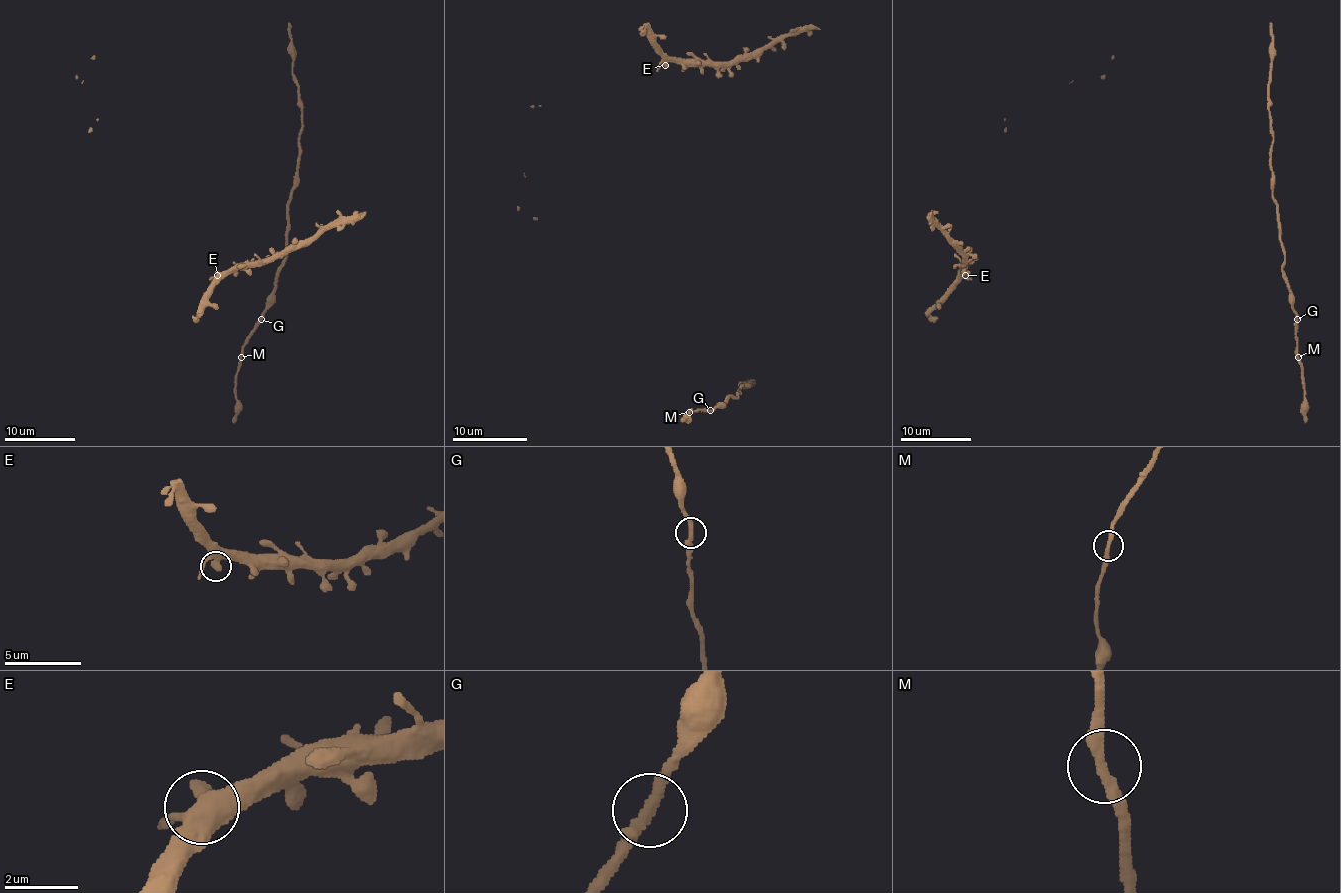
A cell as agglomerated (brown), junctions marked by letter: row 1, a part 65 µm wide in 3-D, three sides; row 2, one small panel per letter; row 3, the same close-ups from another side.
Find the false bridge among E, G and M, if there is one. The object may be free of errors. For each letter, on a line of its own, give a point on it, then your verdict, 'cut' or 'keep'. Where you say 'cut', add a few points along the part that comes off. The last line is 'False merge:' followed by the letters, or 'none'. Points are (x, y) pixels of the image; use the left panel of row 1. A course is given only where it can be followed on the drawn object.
E: (217, 275) | keep
G: (261, 319) | keep
M: (241, 357) | keep
False merge: none

